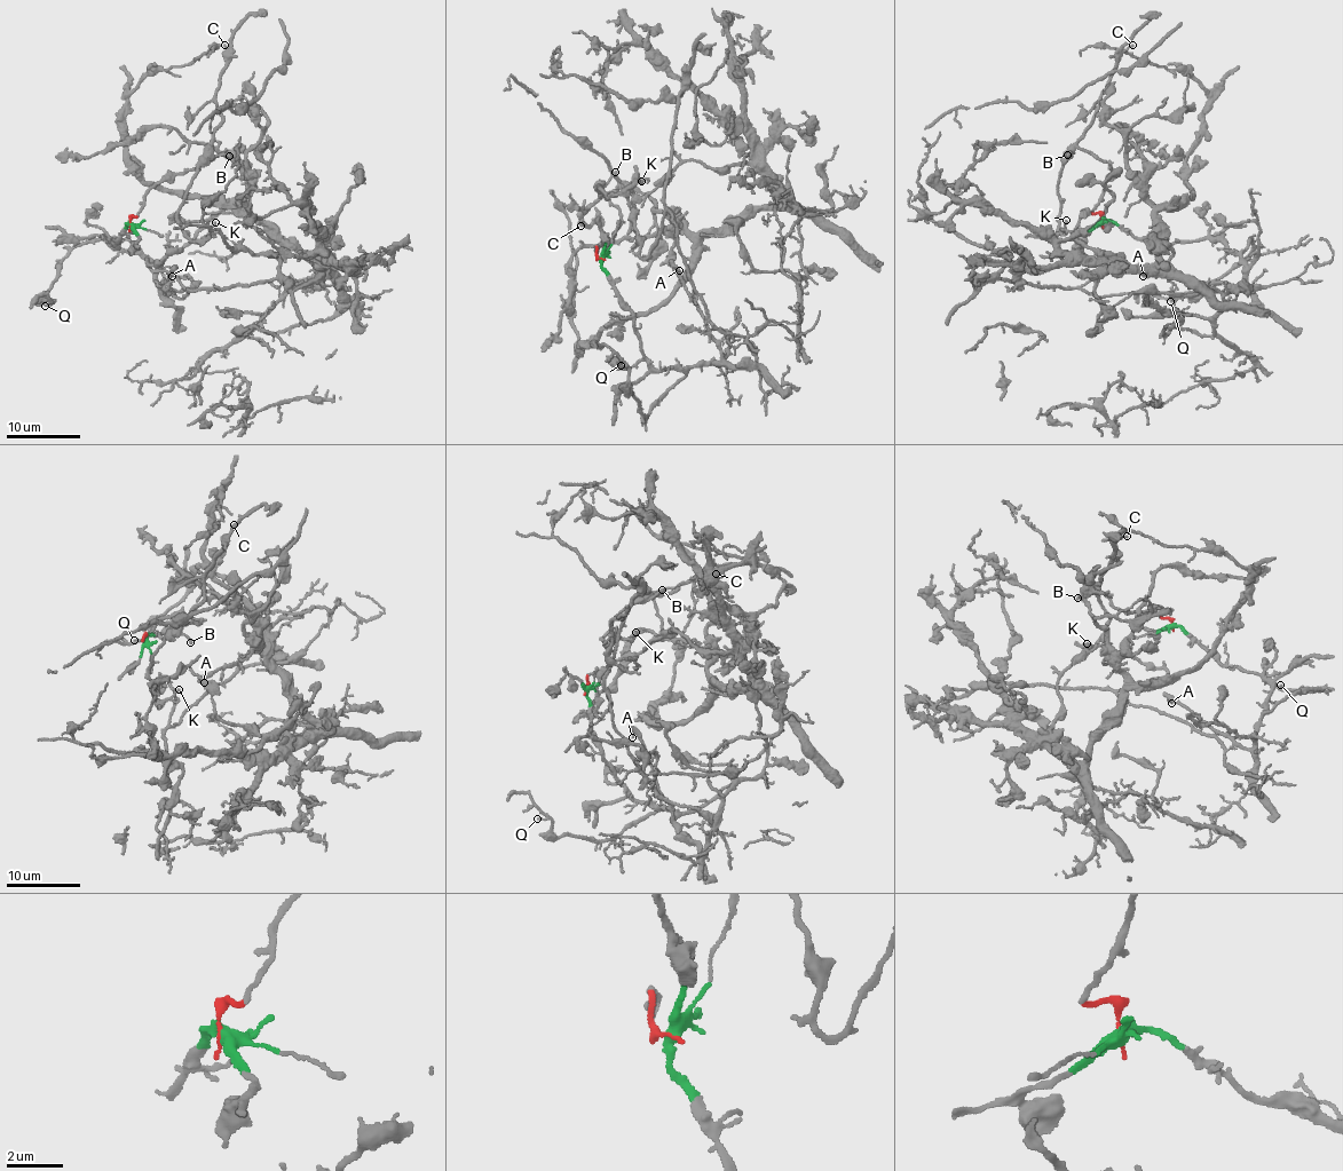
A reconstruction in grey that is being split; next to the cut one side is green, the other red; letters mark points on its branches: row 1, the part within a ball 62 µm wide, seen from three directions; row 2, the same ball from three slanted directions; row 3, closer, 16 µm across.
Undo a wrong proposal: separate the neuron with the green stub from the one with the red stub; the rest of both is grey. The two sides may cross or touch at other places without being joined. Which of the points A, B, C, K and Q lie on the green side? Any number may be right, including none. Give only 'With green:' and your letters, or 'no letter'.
With green: A, Q

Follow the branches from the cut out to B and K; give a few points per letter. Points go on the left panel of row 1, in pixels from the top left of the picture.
B: (131, 226), (129, 220), (144, 196), (162, 180), (211, 159), (210, 150), (230, 157)
K: (131, 226), (155, 184), (210, 161), (210, 150), (179, 207), (178, 223), (197, 240), (215, 221)

